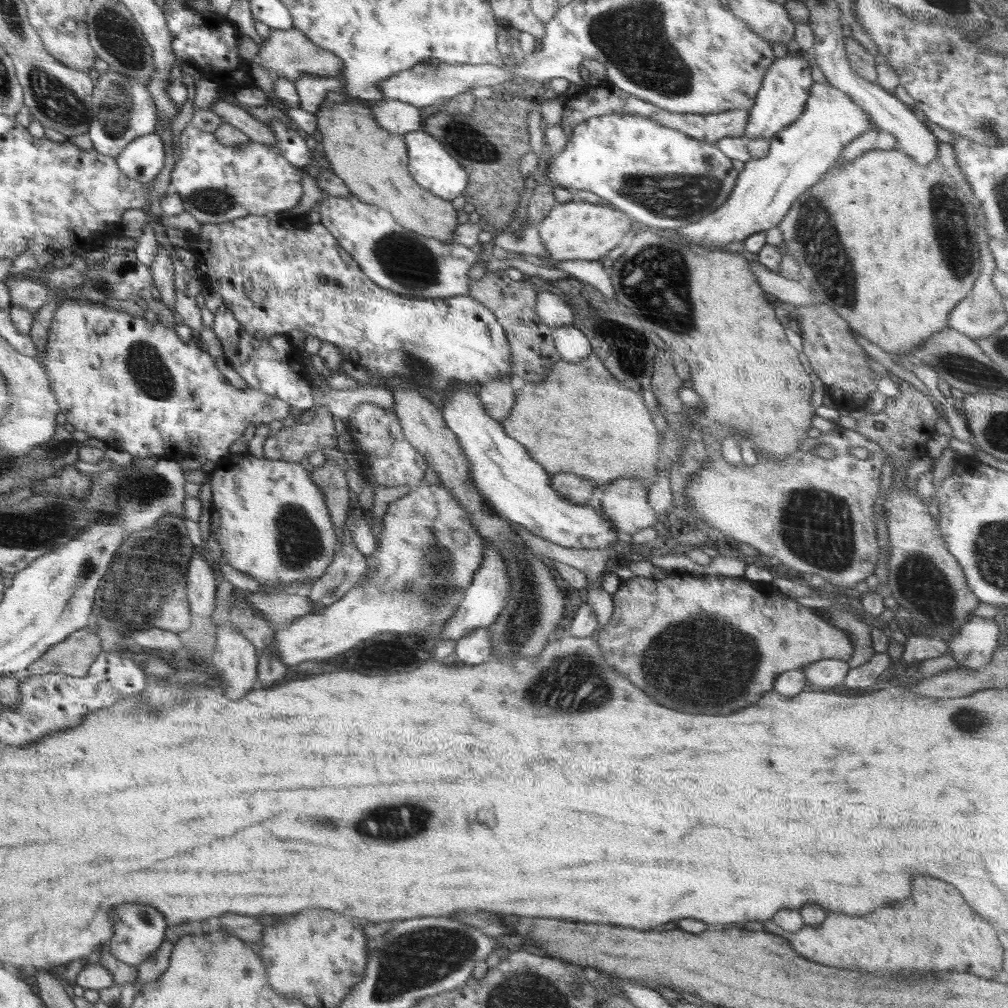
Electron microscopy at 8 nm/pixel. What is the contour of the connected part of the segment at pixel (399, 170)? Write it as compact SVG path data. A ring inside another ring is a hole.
M356 98L343 103L323 102L315 116L323 138L320 149L325 151L328 167L344 181L352 195L387 210L411 232L445 243L455 242L453 232L459 223L451 201L434 196L413 180L404 136L384 130L371 111L371 103Z

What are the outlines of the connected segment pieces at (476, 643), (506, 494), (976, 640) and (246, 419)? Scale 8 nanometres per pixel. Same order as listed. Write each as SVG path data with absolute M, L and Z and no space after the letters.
M489 627L476 629L459 638L454 654L458 660L457 664L474 666L486 662L491 657Z
M456 386L446 396L444 408L441 409L446 426L456 435L464 455L468 459L469 474L476 490L482 495L495 513L510 519L528 529L534 536L549 540L566 548L612 548L618 537L612 526L602 518L590 505L574 504L562 498L551 485L551 475L544 467L534 461L526 452L526 448L505 433L503 426L486 415L479 397L472 392L470 386Z
M973 616L947 642L948 654L960 669L982 669L1004 642L1005 630L999 618Z
M63 300L59 303L52 319L47 339L46 370L49 373L50 382L53 383L54 391L61 410L66 415L66 421L74 426L76 430L83 430L89 436L106 442L108 448L128 452L132 457L140 459L151 458L151 456L167 457L177 461L212 460L222 459L229 453L233 442L244 434L248 426L254 424L269 424L274 421L281 422L288 417L288 404L278 398L265 394L256 388L236 388L230 384L228 379L216 368L215 361L208 352L198 349L193 341L183 342L172 327L165 327L157 323L151 324L146 319L134 317L120 308L113 309L108 305L90 303L86 300Z

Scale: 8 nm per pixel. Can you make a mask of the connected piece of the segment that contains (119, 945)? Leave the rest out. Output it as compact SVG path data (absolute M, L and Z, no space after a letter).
M144 904L118 906L114 910L113 930L113 938L108 942L111 953L118 960L132 966L142 964L144 960L150 958L150 954L164 942L164 932L168 932L164 916L156 908L144 906Z

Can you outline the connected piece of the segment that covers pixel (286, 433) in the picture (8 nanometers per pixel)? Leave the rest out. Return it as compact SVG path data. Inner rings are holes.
M316 405L316 409L318 414L316 414L314 420L306 426L298 423L292 428L283 428L277 433L271 432L268 435L268 438L264 441L263 445L265 459L284 460L299 463L304 456L309 457L309 455L313 452L322 451L324 456L326 456L326 460L337 460L337 463L345 470L348 487L350 490L353 490L355 493L360 495L362 491L364 491L364 487L366 487L367 484L364 480L364 476L356 470L351 469L345 461L345 454L342 454L342 452L338 450L338 433L336 432L334 426L334 417L332 417L330 411L326 409L326 406Z

